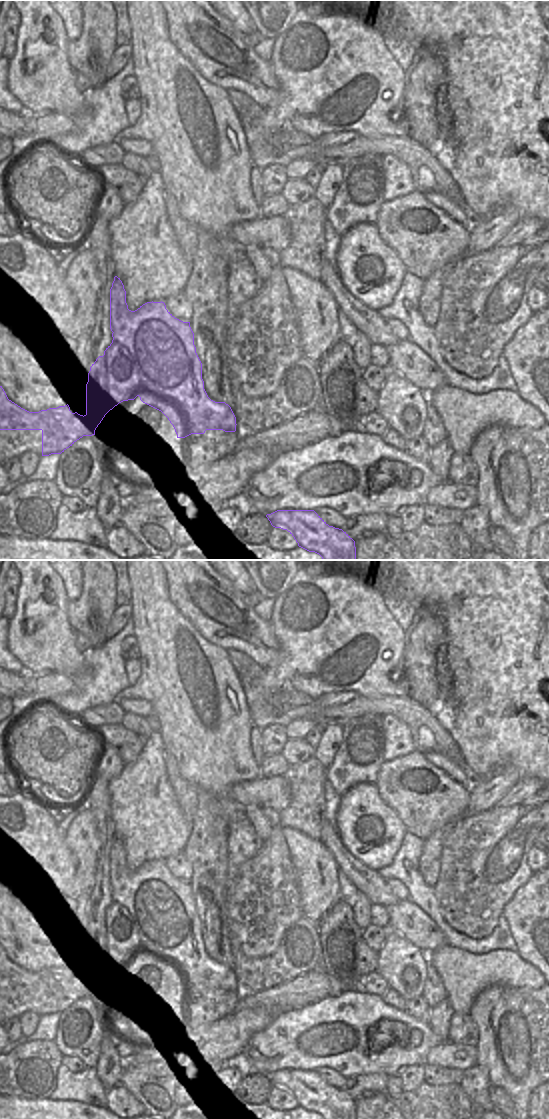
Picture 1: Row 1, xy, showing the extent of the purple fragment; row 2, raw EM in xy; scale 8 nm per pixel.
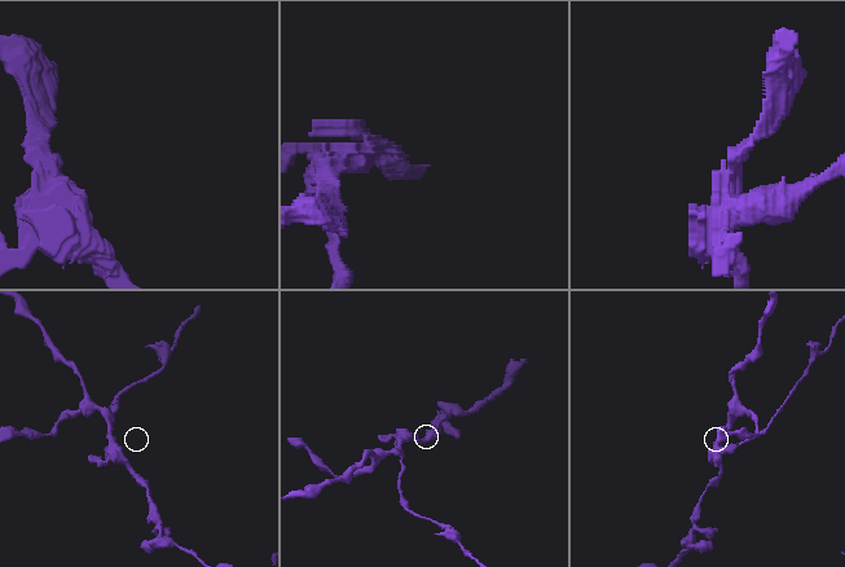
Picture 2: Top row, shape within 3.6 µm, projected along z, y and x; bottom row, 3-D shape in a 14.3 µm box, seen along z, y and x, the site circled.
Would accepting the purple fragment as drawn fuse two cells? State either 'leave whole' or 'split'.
split

